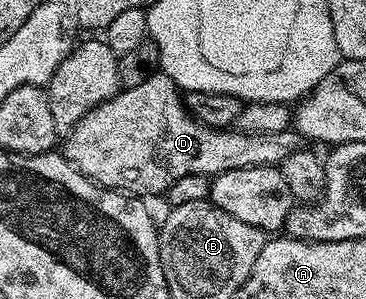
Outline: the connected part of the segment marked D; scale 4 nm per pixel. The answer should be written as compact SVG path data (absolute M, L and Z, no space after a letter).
M155 72L143 84L122 89L111 100L96 106L68 135L69 143L63 147L66 158L79 172L109 190L120 190L134 196L164 195L173 183L183 176L196 174L222 174L235 168L280 167L293 153L302 149L303 139L290 128L278 134L246 134L244 130L226 128L216 130L195 120L185 106L182 91L163 73Z

